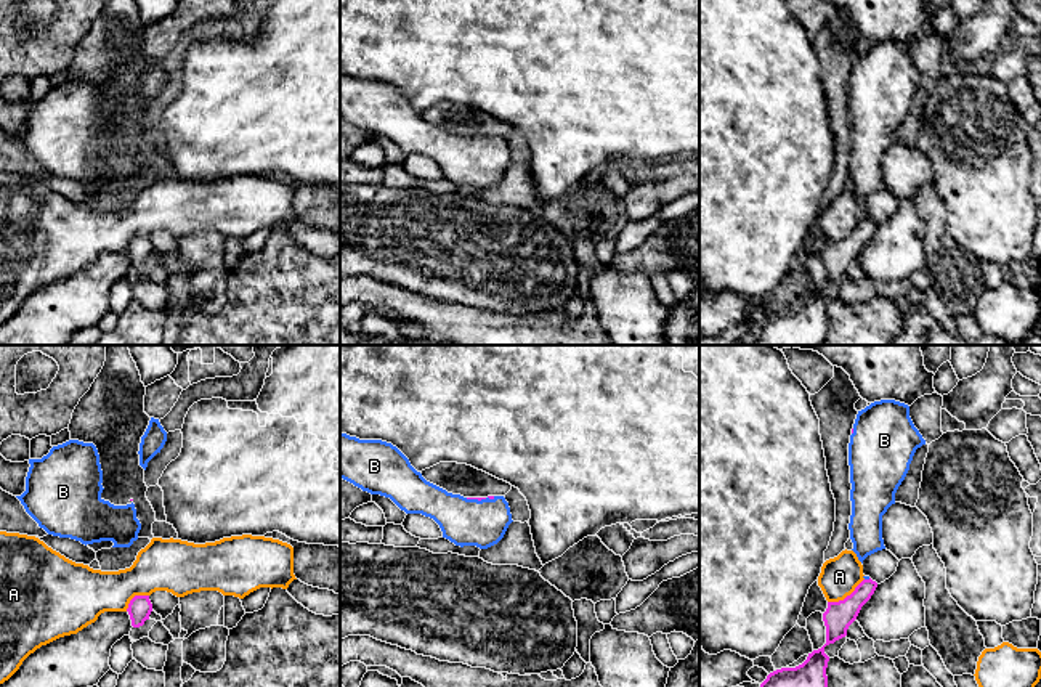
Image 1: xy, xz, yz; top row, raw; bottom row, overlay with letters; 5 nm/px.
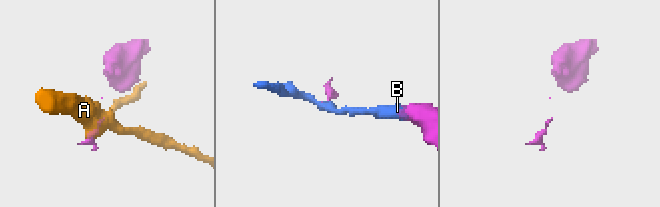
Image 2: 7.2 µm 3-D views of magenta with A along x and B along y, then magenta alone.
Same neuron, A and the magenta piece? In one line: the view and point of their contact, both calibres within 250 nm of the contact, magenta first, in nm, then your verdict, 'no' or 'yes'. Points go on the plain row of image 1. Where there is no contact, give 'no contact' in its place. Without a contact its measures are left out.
yz (847, 236) | 140/200 nm | no

